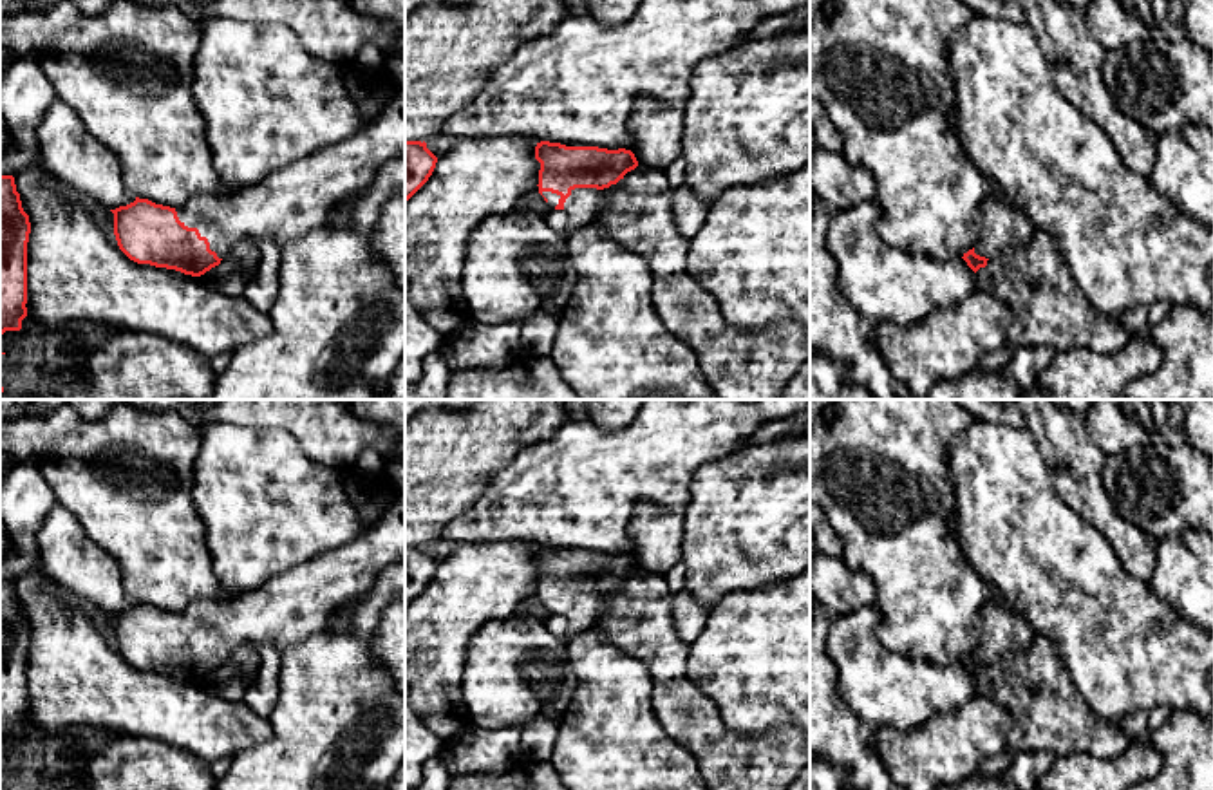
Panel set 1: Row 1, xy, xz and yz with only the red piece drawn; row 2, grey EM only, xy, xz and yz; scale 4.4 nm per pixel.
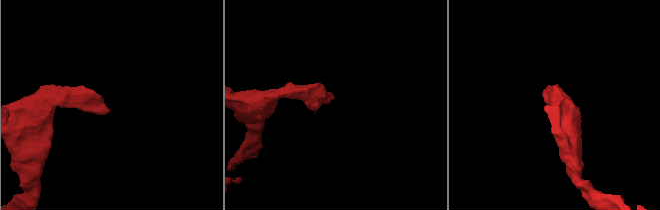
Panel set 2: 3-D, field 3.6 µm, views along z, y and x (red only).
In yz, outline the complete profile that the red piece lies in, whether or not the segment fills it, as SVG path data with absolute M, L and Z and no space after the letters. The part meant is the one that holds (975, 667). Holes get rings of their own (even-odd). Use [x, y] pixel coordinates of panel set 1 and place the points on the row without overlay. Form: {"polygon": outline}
{"polygon": "M989 600L976 616L976 649L964 658L964 665L976 678L987 665L1011 651L1027 649L1034 631L1025 618L1011 613L998 600Z"}

